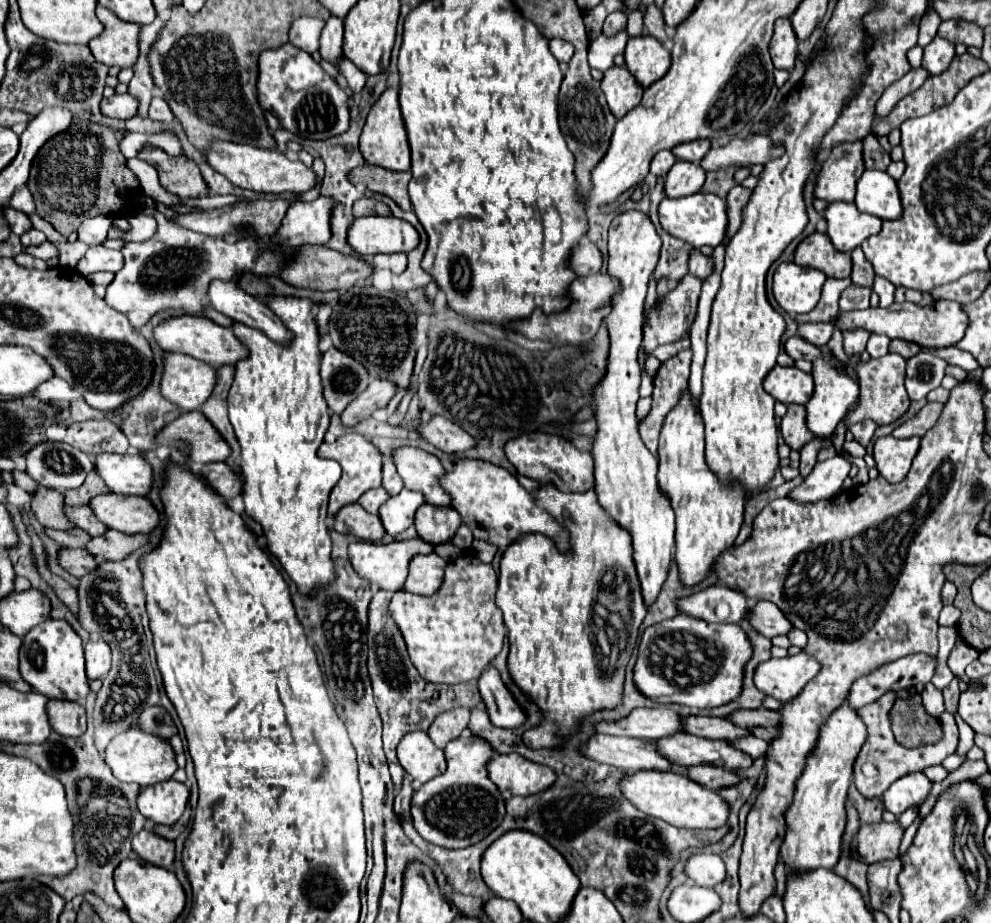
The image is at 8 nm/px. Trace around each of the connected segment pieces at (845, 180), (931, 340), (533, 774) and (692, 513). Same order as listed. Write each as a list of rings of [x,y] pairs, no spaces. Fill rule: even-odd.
[[[862,142],[840,144],[832,148],[830,156],[822,162],[814,182],[814,196],[826,202],[854,202],[856,182],[862,172]]]
[[[940,300],[932,302],[928,306],[918,306],[914,302],[902,302],[892,304],[890,308],[866,308],[856,312],[840,312],[840,318],[836,320],[836,326],[840,330],[854,330],[854,328],[866,328],[868,332],[884,334],[888,338],[900,338],[906,342],[914,342],[924,346],[954,346],[958,340],[962,340],[966,328],[968,328],[968,316],[962,310],[960,302],[952,300]]]
[[[494,754],[486,764],[488,778],[508,796],[528,796],[546,790],[556,774],[542,764],[530,762],[520,754]]]
[[[688,392],[668,414],[658,446],[658,486],[676,514],[676,554],[678,578],[682,586],[694,586],[712,574],[716,558],[728,550],[744,520],[744,490],[722,486],[704,460],[704,424]]]

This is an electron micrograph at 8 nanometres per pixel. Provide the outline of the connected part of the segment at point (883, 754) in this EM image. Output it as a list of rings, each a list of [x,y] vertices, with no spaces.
[[[890,692],[890,694],[884,694],[884,698],[868,704],[868,706],[862,706],[858,710],[862,722],[868,728],[868,740],[862,746],[862,750],[856,758],[856,764],[854,764],[854,784],[860,790],[860,794],[864,794],[866,798],[882,798],[884,790],[888,790],[888,786],[892,782],[896,782],[898,778],[902,778],[908,772],[916,772],[916,770],[924,770],[934,764],[942,764],[942,760],[946,756],[950,756],[958,746],[958,726],[954,722],[954,716],[948,710],[940,716],[940,718],[944,718],[944,738],[938,744],[920,746],[914,750],[900,746],[894,740],[894,734],[890,728],[890,718],[888,718],[888,712],[890,712],[894,700],[896,700],[896,692]]]

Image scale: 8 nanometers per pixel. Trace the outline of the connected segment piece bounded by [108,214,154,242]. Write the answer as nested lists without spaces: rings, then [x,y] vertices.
[[[136,214],[136,216],[130,216],[130,232],[126,234],[120,234],[116,230],[110,228],[110,234],[108,238],[118,238],[122,236],[124,240],[132,240],[132,242],[138,242],[138,240],[148,240],[152,238],[154,234],[154,218],[148,216],[148,214]]]

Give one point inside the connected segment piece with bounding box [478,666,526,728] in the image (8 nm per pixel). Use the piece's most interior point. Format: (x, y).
(502, 708)

